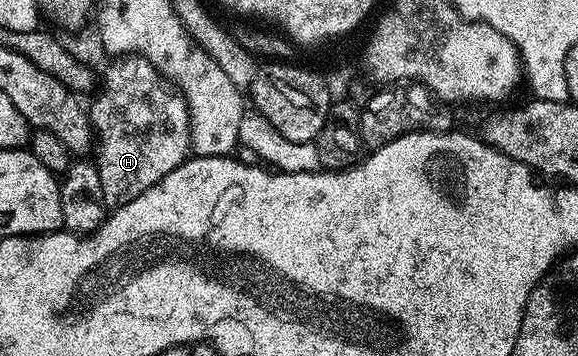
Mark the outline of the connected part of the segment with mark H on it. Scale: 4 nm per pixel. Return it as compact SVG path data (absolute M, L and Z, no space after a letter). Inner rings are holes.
M122 56L111 62L114 63L107 68L106 75L101 75L98 99L89 103L88 113L96 139L96 150L98 146L96 165L100 188L104 192L107 207L117 208L155 186L160 179L168 176L168 172L187 161L191 153L190 113L181 94L147 58Z

